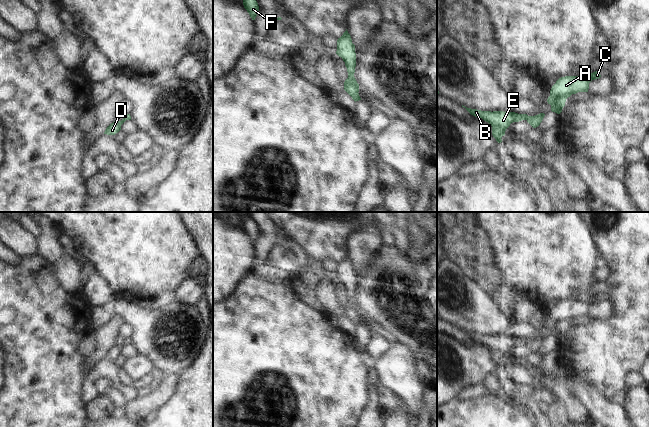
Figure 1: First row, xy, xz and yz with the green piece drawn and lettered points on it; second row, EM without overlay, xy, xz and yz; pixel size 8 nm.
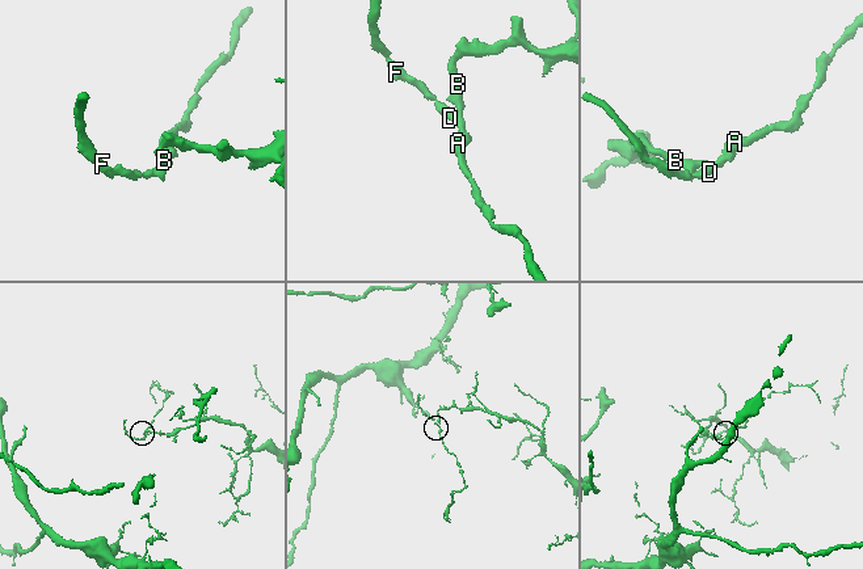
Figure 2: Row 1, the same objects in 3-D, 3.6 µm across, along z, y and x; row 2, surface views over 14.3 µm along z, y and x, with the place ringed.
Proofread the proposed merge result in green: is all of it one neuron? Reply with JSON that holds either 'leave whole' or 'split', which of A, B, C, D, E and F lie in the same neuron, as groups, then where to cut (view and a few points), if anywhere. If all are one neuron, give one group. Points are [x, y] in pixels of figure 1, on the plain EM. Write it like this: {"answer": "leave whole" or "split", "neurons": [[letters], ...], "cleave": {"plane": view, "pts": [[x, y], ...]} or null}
{"answer": "split", "neurons": [["A", "C", "D", "F"], ["B", "E"]], "cleave": {"plane": "xz", "pts": [[347, 302], [358, 311]]}}

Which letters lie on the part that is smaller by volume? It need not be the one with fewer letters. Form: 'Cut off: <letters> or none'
Cut off: A, C, D, F

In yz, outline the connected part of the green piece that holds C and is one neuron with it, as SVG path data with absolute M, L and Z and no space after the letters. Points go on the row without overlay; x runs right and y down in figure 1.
M595 295L586 302L579 300L559 302L552 310L550 320L547 323L548 328L551 329L551 335L560 338L568 321L578 316L588 316L589 307L600 301L601 299Z

